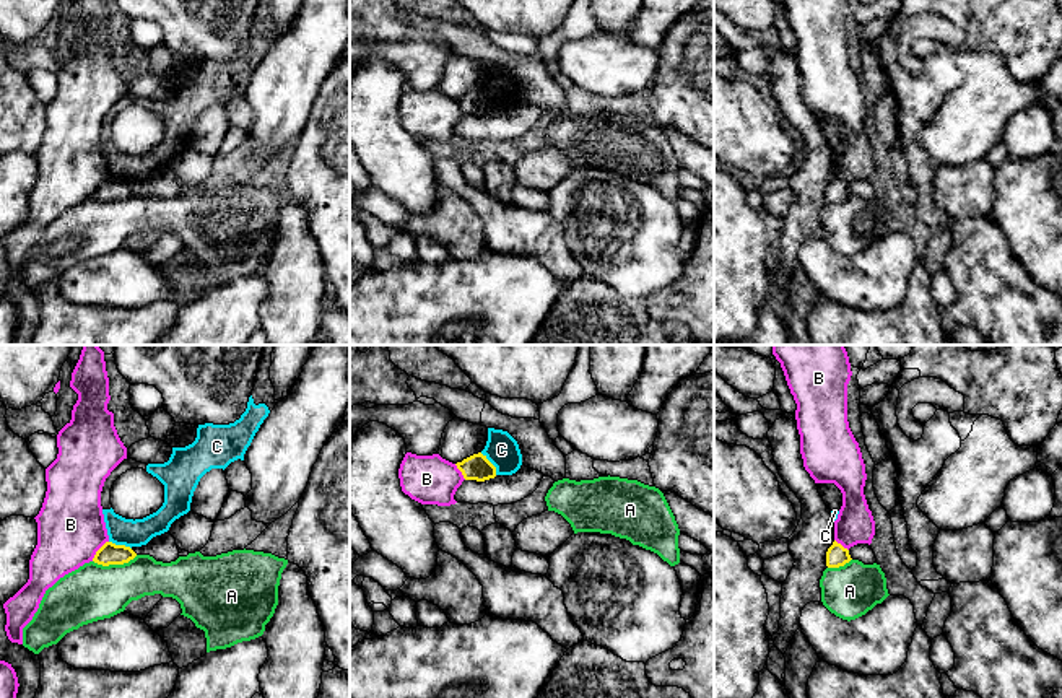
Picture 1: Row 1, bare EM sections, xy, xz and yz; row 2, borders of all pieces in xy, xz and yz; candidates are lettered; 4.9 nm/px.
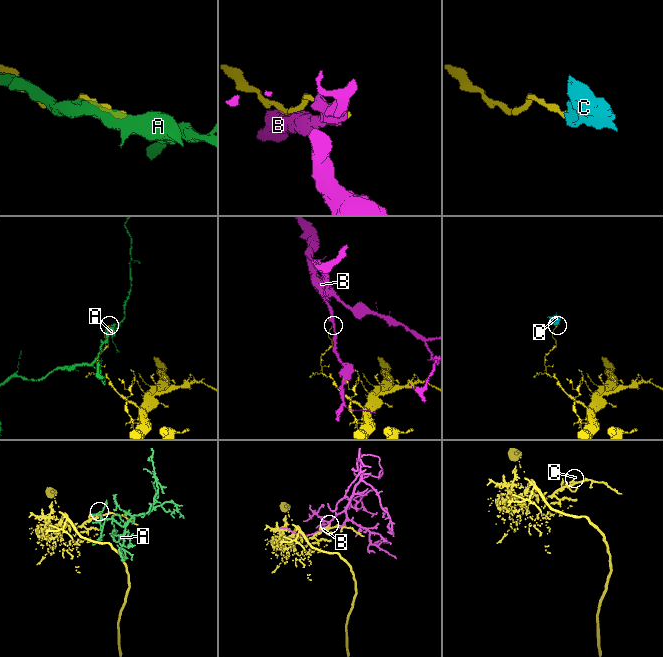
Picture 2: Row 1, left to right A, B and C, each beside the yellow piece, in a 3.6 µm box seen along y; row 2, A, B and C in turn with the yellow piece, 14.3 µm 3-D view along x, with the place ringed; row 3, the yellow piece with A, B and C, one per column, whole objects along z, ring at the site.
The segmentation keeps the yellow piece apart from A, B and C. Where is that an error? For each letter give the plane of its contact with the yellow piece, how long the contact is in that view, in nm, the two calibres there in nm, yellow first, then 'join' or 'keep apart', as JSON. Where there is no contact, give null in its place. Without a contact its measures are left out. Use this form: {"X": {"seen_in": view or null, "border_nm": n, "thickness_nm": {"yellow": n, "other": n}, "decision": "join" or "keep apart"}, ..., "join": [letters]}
{"A": {"seen_in": "xy", "border_nm": 220, "thickness_nm": {"yellow": 110, "other": 280}, "decision": "keep apart"}, "B": {"seen_in": "xy", "border_nm": 130, "thickness_nm": {"yellow": 110, "other": 340}, "decision": "keep apart"}, "C": {"seen_in": "xz", "border_nm": 140, "thickness_nm": {"yellow": 130, "other": 170}, "decision": "keep apart"}, "join": []}

